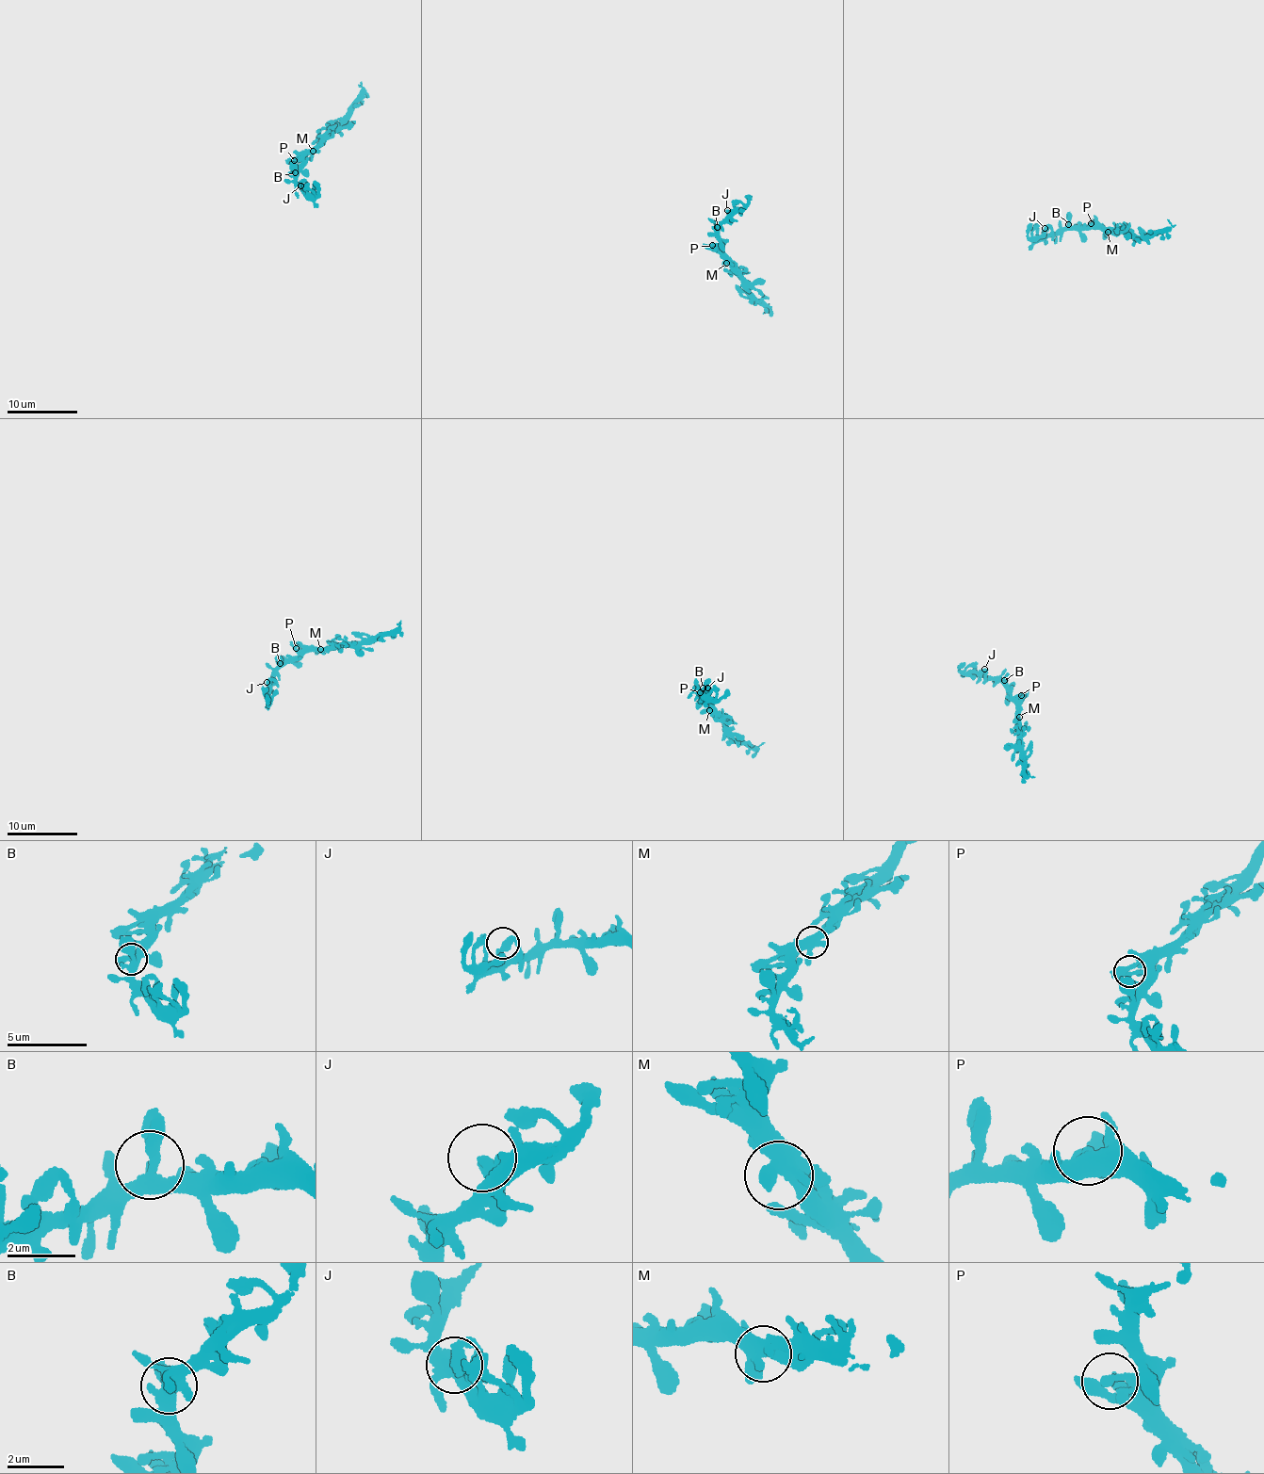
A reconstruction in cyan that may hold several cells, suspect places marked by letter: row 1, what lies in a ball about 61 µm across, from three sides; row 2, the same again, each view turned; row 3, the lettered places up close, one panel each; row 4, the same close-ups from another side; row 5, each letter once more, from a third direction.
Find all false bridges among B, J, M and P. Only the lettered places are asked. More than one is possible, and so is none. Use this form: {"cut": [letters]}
{"cut": []}

